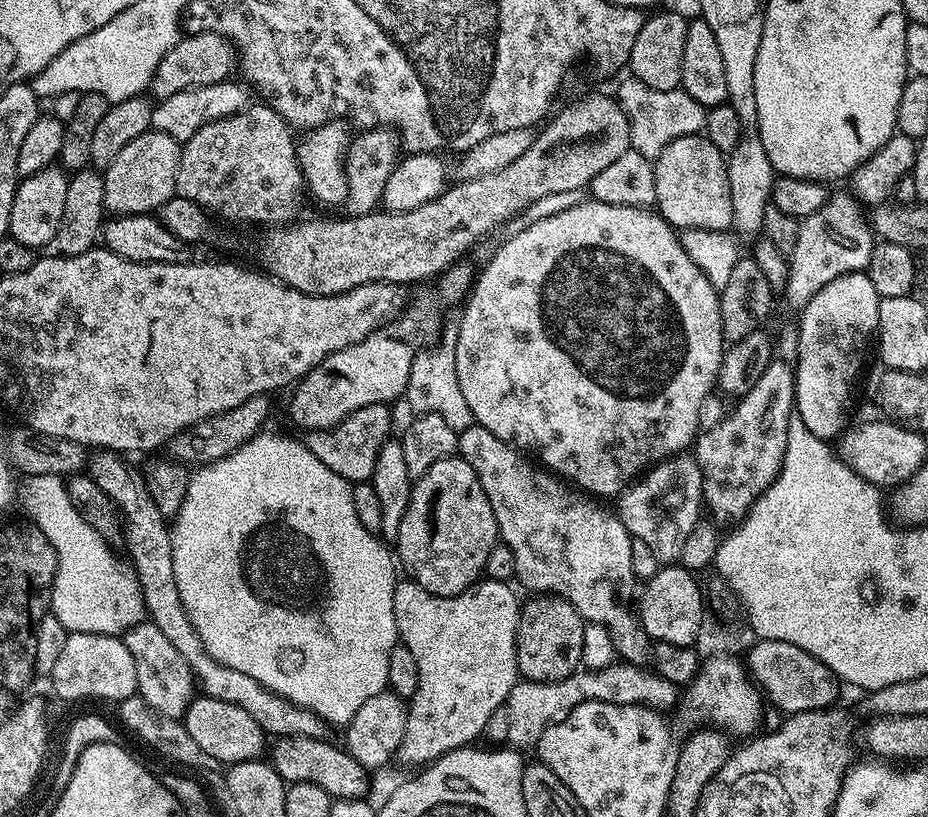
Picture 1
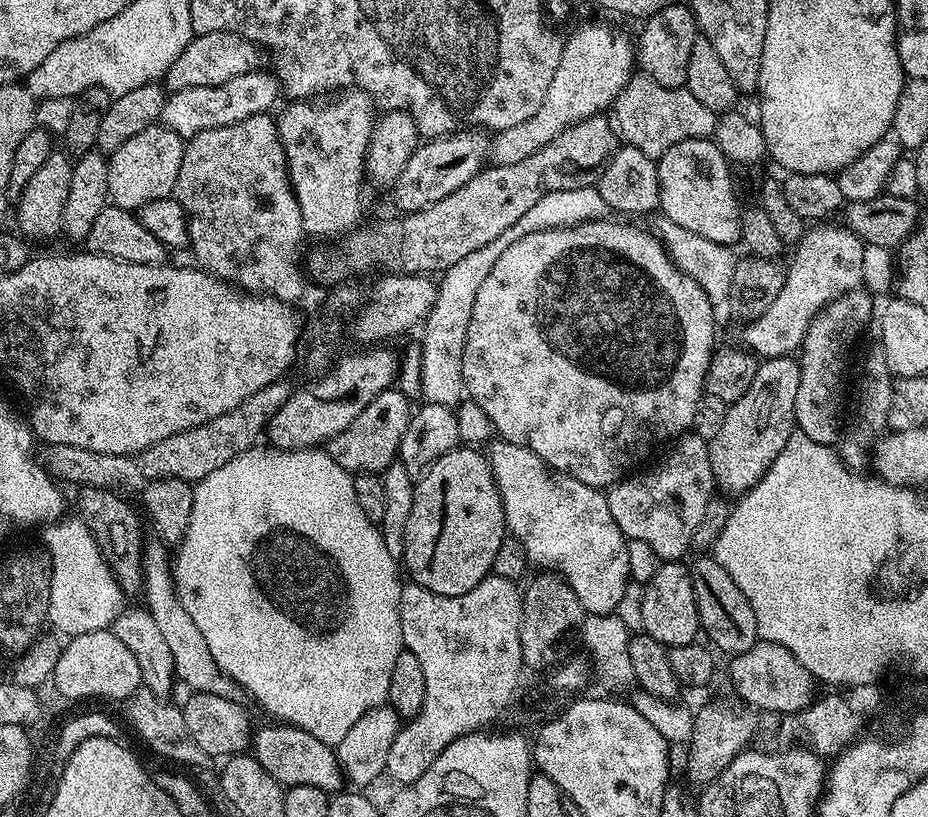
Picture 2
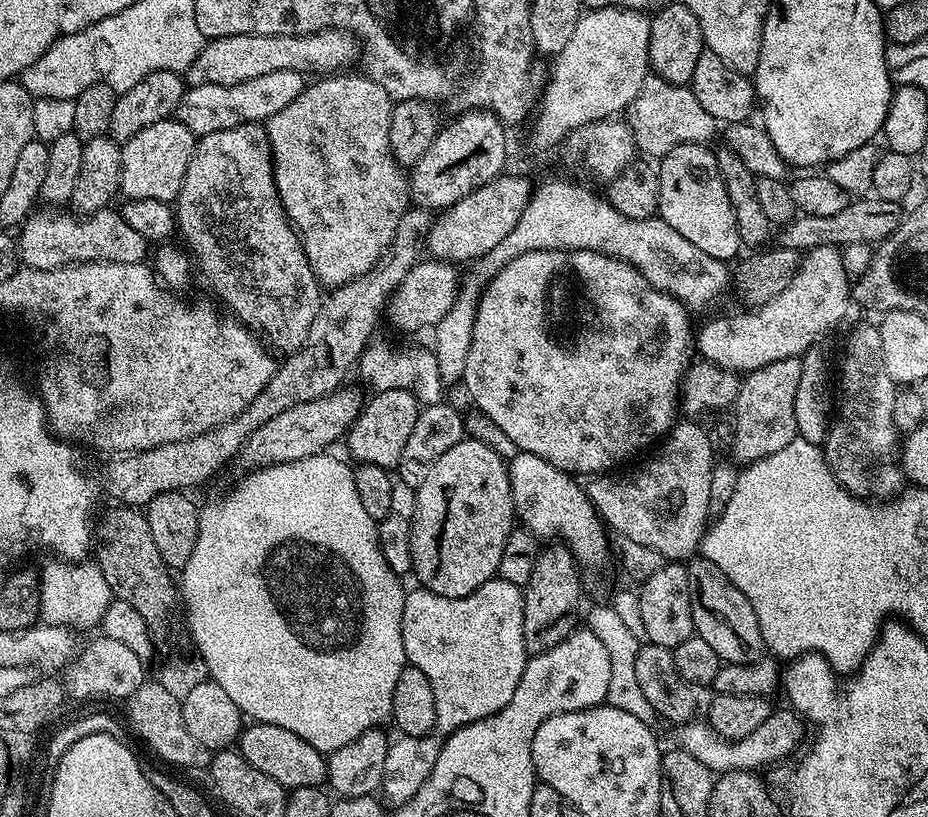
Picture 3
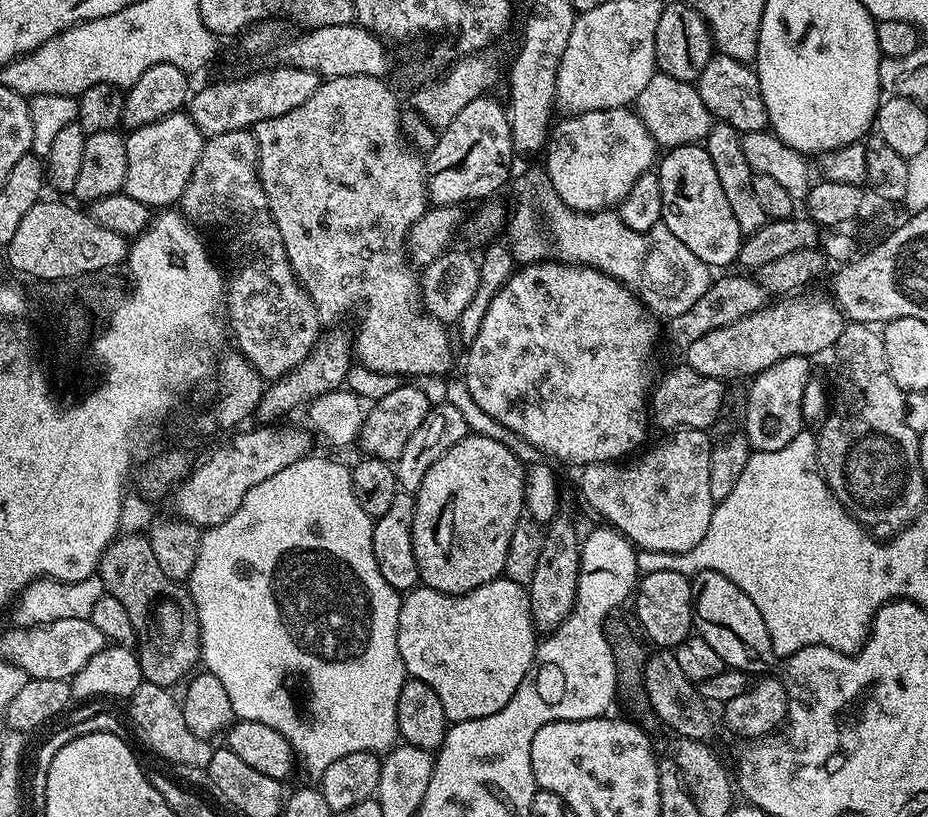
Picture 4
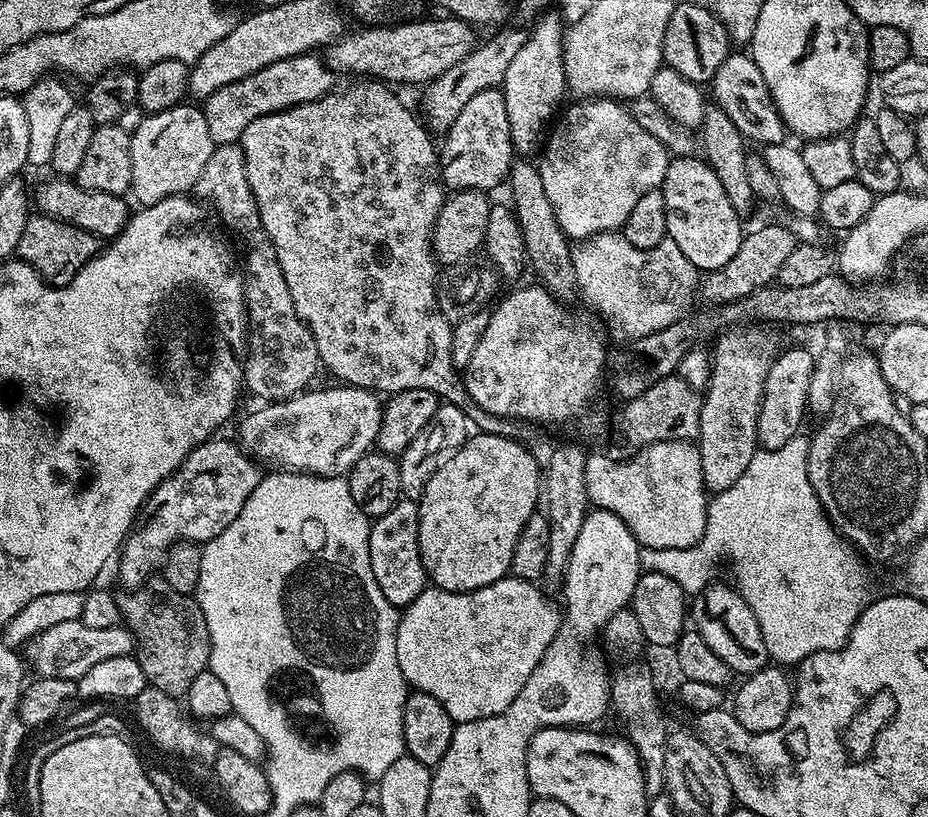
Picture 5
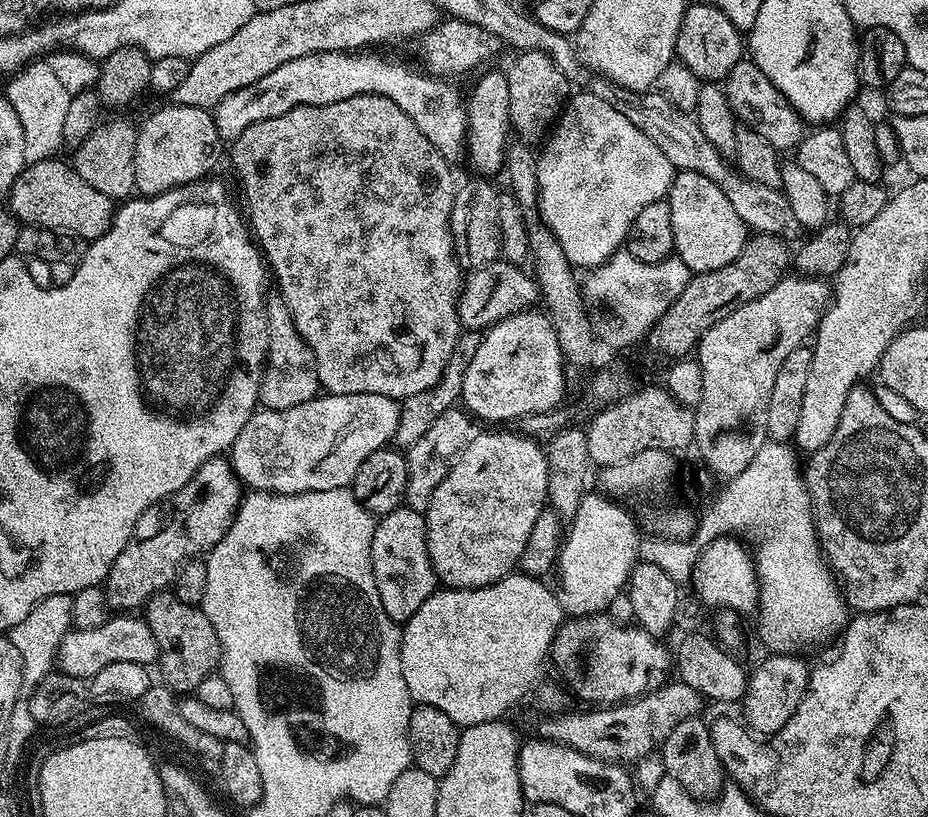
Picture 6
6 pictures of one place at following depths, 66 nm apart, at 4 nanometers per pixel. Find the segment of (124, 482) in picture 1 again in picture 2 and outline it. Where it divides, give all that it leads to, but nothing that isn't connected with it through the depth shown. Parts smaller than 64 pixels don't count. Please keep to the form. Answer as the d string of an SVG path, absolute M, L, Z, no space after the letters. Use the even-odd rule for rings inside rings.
M156 538L152 540L144 544L142 597L144 596L145 601L143 600L143 603L158 625L158 631L162 633L166 646L170 649L179 683L184 683L192 692L218 694L218 698L243 701L246 696L244 689L220 669L218 662L214 662L214 654L210 654L210 646L206 646L206 638L202 630L198 630L194 618L190 618L190 610L178 591L169 545Z

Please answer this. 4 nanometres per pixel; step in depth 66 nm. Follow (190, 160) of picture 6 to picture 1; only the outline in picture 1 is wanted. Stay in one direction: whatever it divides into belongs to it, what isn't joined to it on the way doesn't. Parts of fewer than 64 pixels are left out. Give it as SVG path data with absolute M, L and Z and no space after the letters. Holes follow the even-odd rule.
M155 130L143 132L138 138L134 138L134 142L130 142L130 146L125 146L122 154L118 154L118 158L114 158L114 162L110 162L110 166L103 169L104 189L106 190L105 209L117 216L143 216L159 210L167 200L177 195L176 175L181 147L181 141L170 138L170 134L162 134Z

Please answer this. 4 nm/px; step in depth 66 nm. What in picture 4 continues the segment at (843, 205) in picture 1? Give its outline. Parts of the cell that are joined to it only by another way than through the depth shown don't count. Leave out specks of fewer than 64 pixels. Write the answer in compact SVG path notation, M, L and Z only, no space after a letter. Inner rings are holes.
M800 294L795 298L777 299L730 326L722 326L718 330L710 330L710 334L702 334L698 342L687 348L686 364L699 376L728 382L731 376L757 376L782 358L816 358L819 352L824 352L827 348L829 351L838 342L846 317L831 299L819 300L816 296L803 296Z

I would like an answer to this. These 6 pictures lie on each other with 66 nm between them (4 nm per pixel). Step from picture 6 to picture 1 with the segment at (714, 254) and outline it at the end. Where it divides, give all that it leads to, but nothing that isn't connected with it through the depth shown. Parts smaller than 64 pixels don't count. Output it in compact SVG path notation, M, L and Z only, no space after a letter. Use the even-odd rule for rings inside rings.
M703 134L674 138L660 157L654 161L654 190L656 191L655 207L665 222L677 230L718 230L728 232L732 228L734 206L730 200L730 178L725 153L714 146Z

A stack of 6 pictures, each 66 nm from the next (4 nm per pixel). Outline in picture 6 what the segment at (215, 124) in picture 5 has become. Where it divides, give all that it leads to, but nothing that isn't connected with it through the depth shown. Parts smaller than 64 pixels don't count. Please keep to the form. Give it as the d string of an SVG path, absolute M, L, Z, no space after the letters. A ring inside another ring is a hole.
M353 50L351 52L319 52L318 54L306 54L302 58L294 58L278 66L278 70L270 70L266 78L258 78L258 82L250 82L250 86L242 86L242 90L234 90L234 94L226 94L222 102L218 102L211 109L212 117L216 123L216 129L221 141L231 142L246 130L246 126L254 126L254 122L262 122L266 118L278 118L278 114L286 114L298 106L330 106L330 102L342 102L346 98L354 98L362 94L375 94L390 98L406 114L410 114L410 122L430 138L430 142L443 154L444 159L456 162L466 152L468 138L468 110L465 97L460 97L460 92L455 88L455 83L447 79L429 74L419 67L411 68L400 60L391 60L388 56L379 56L376 50Z

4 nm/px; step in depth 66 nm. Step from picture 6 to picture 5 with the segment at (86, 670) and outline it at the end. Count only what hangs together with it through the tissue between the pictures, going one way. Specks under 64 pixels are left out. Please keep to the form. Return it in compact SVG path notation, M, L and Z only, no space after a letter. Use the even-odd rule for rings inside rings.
M82 621L58 622L58 626L50 626L41 636L31 641L32 664L41 677L62 678L77 682L86 674L86 670L98 666L98 662L106 662L106 658L122 658L133 655L136 639L127 627L115 624L105 628L86 626Z

